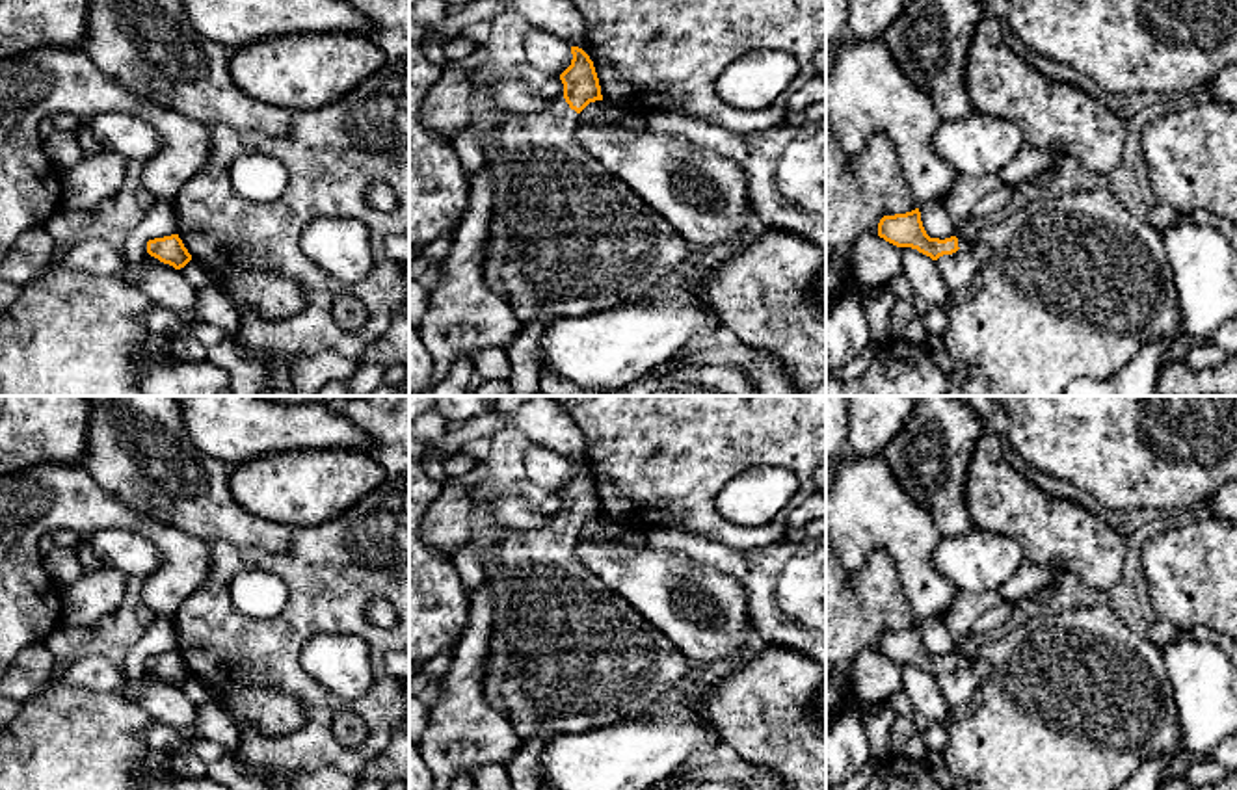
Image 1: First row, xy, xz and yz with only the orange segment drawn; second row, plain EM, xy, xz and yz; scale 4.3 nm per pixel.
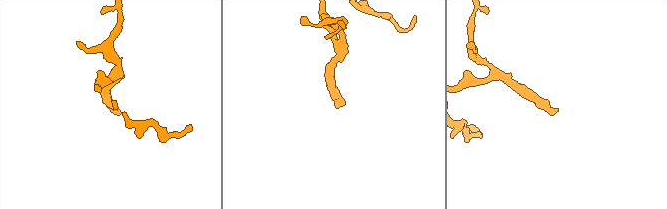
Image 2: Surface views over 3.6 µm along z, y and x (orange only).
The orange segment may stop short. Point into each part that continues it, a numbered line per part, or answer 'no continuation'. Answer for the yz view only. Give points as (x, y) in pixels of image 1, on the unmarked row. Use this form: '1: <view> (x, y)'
1: yz (1072, 699)

